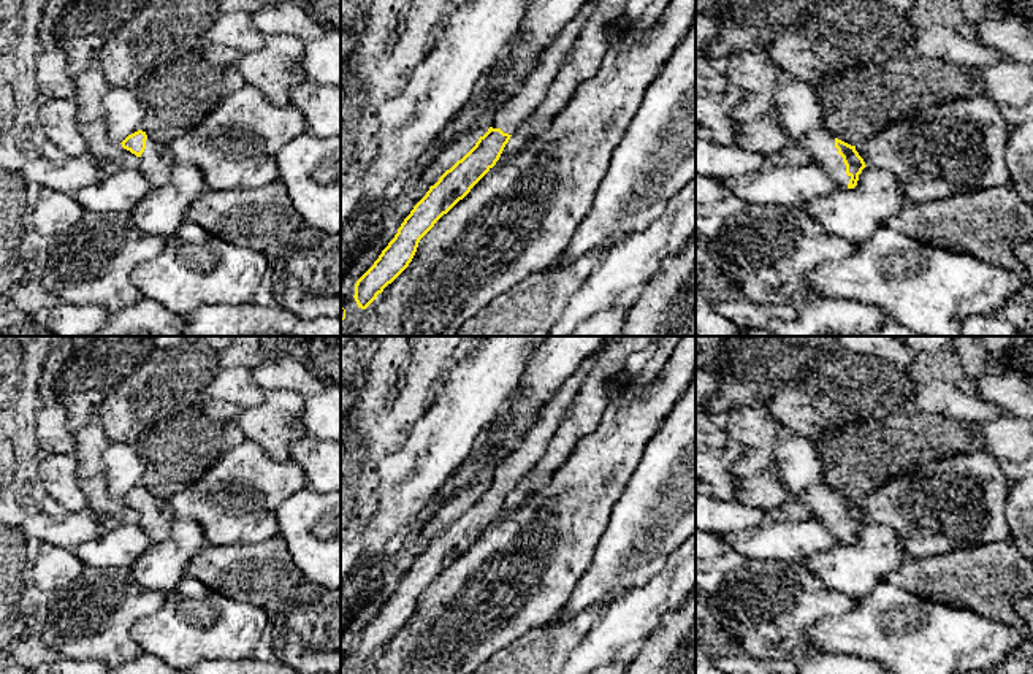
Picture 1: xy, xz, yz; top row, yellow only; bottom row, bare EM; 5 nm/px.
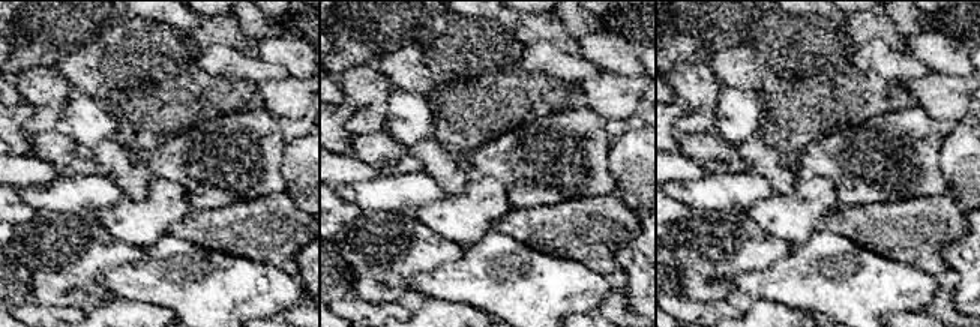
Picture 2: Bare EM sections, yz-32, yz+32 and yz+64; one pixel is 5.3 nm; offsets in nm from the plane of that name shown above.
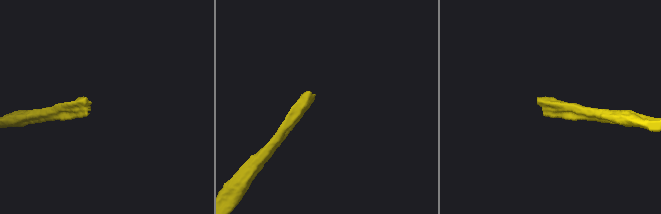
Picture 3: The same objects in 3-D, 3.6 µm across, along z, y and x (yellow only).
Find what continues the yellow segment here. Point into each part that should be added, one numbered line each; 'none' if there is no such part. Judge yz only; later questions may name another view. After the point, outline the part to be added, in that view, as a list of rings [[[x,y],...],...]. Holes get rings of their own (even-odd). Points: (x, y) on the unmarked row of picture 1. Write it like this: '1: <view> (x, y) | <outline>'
1: yz (819, 498) | [[[818,484],[797,495],[813,512],[813,519],[819,520],[841,544],[846,544],[851,531],[846,530],[843,512],[835,503],[835,493],[825,484]]]

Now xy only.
1: xy (156, 517) | [[[151,492],[146,495],[146,504],[139,512],[139,525],[149,534],[152,542],[165,541],[170,536],[174,514],[166,500],[155,498]]]

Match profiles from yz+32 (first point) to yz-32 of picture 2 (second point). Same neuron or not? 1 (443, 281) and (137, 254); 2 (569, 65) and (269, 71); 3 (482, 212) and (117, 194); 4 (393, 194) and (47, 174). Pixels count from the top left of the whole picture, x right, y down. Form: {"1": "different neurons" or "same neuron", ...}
{"1": "different neurons", "2": "same neuron", "3": "different neurons", "4": "different neurons"}

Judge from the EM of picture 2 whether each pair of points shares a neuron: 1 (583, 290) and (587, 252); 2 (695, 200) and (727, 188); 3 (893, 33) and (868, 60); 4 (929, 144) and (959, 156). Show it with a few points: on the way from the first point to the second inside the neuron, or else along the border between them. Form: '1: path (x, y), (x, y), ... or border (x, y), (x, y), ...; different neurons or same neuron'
1: border (553, 255), (580, 261), (605, 275); different neurons
2: path (703, 194), (719, 191); same neuron
3: border (857, 44), (883, 39), (893, 48), (905, 53); different neurons
4: border (941, 135), (940, 171), (947, 183); different neurons

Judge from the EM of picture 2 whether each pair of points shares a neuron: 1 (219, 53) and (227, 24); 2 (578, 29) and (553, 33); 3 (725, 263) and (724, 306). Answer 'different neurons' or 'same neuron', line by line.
1: different neurons
2: different neurons
3: different neurons

